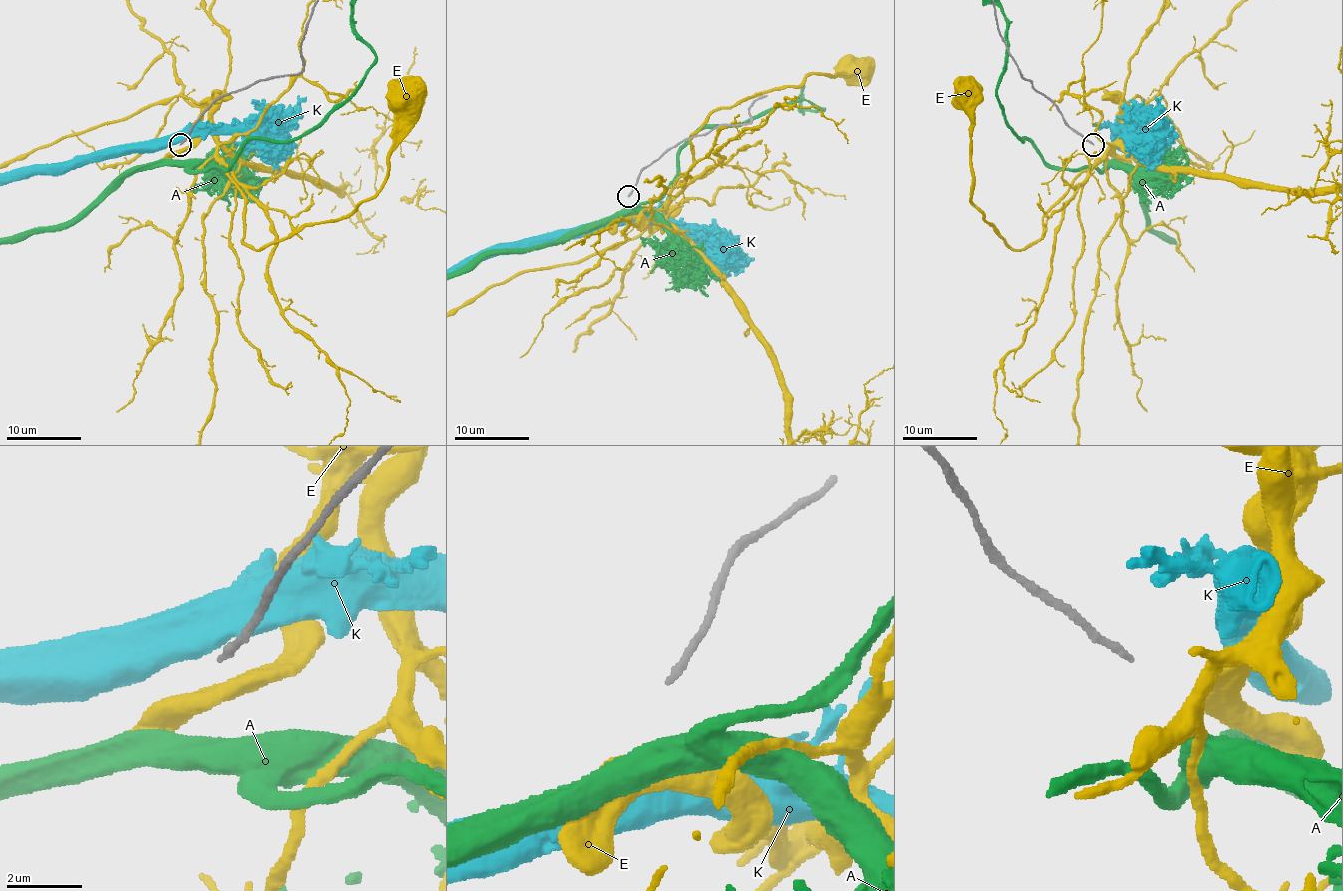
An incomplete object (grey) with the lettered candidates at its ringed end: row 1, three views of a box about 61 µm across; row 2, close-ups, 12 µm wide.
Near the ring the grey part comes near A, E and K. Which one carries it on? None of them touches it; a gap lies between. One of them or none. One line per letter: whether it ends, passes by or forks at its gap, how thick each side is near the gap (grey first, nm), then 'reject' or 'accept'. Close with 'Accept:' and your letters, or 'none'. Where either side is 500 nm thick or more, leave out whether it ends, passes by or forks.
A: 190 nm thick on the grey side, 750 nm on the other; reject
E: 190 nm thick on the grey side, 550 nm on the other; reject
K: 190 nm thick on the grey side, 700 nm on the other; reject
Accept: none

